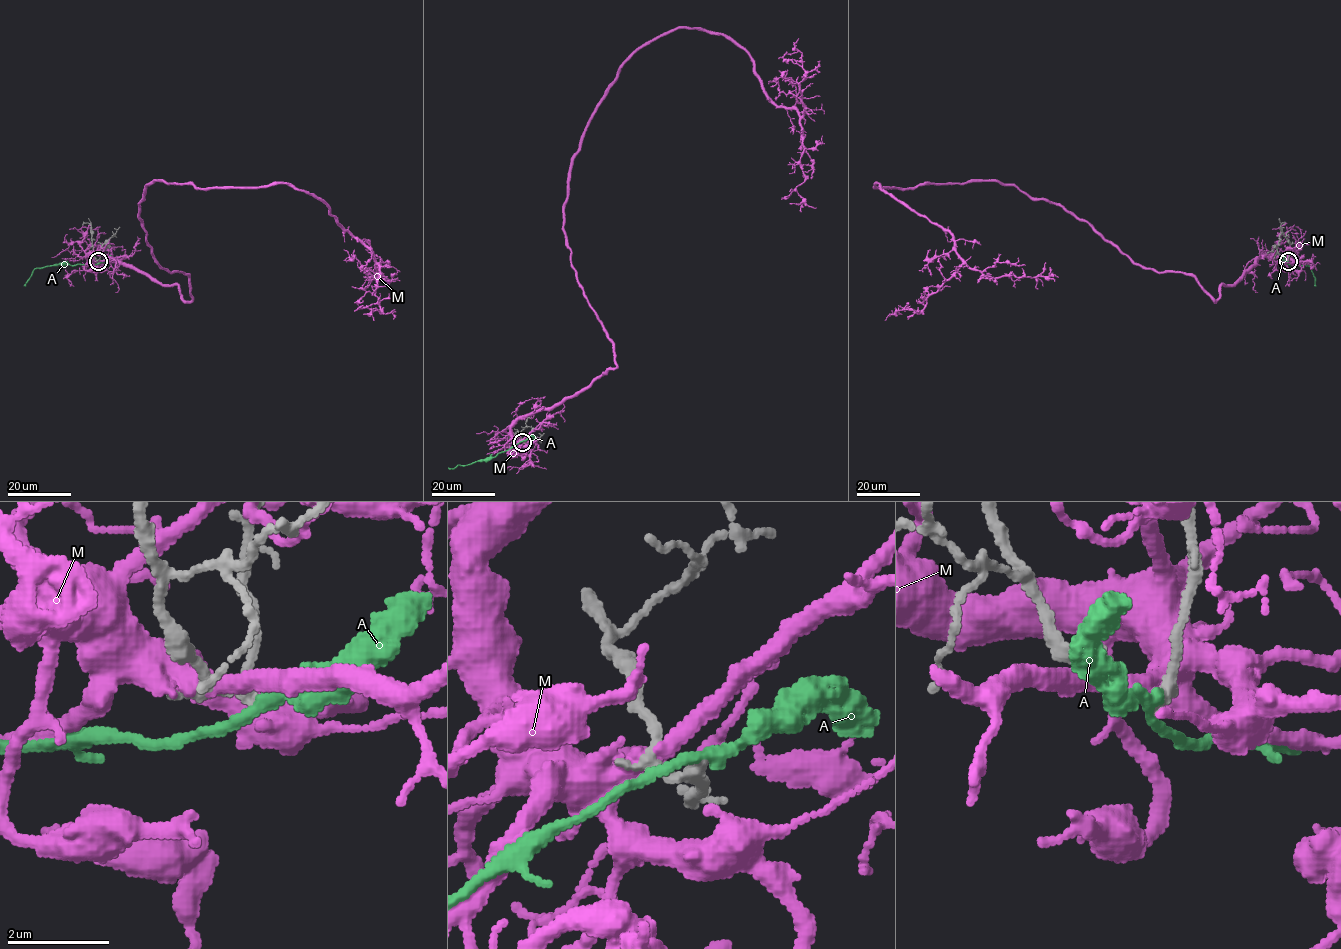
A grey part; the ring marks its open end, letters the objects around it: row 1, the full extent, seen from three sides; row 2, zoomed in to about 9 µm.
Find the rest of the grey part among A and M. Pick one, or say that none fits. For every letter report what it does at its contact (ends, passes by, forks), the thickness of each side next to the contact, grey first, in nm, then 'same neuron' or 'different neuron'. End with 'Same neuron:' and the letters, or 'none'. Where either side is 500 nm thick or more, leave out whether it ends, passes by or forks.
A: it passes by | 160/220 nm | different neuron
M: it passes by | 170/400 nm | different neuron
Same neuron: none

